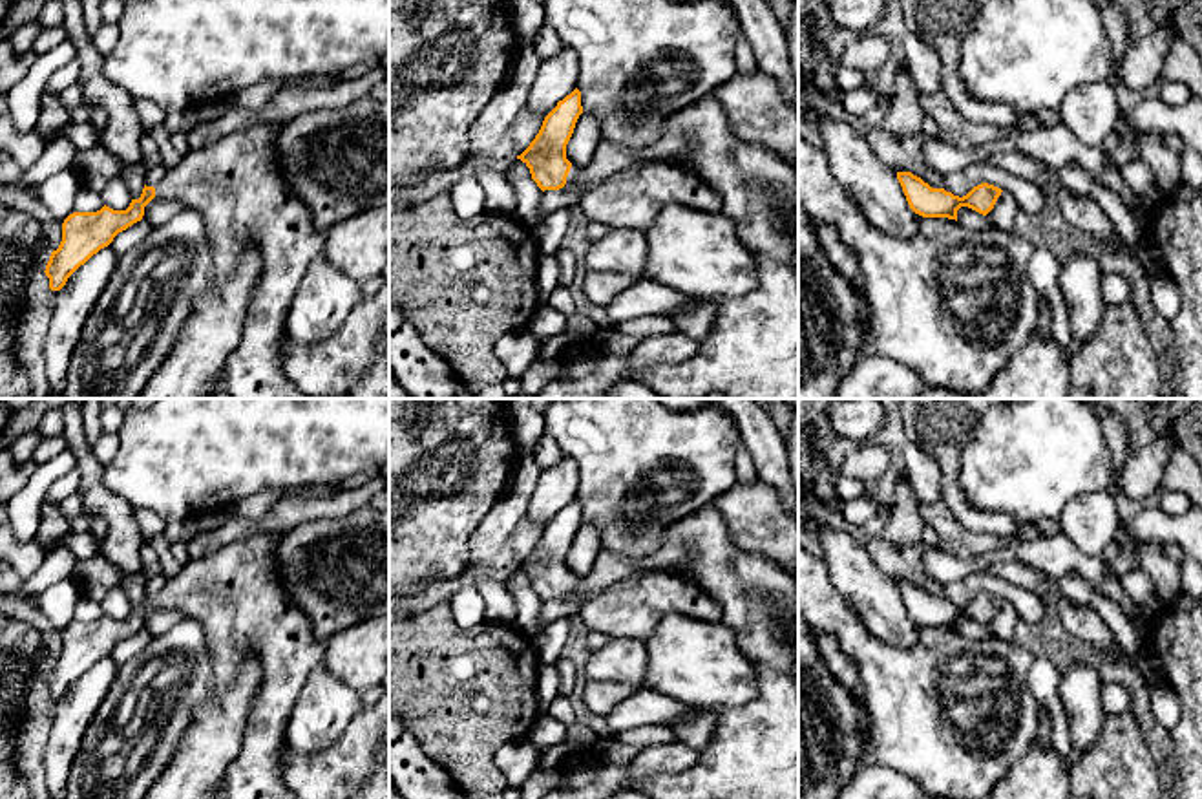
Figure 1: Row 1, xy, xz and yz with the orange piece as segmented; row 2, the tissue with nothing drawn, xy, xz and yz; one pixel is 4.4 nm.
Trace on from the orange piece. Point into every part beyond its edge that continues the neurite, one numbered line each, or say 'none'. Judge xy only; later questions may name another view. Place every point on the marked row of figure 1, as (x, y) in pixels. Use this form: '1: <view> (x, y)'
1: xy (234, 183)

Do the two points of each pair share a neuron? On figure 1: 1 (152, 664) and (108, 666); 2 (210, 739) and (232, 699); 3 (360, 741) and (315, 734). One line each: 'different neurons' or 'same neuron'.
1: different neurons
2: same neuron
3: different neurons

